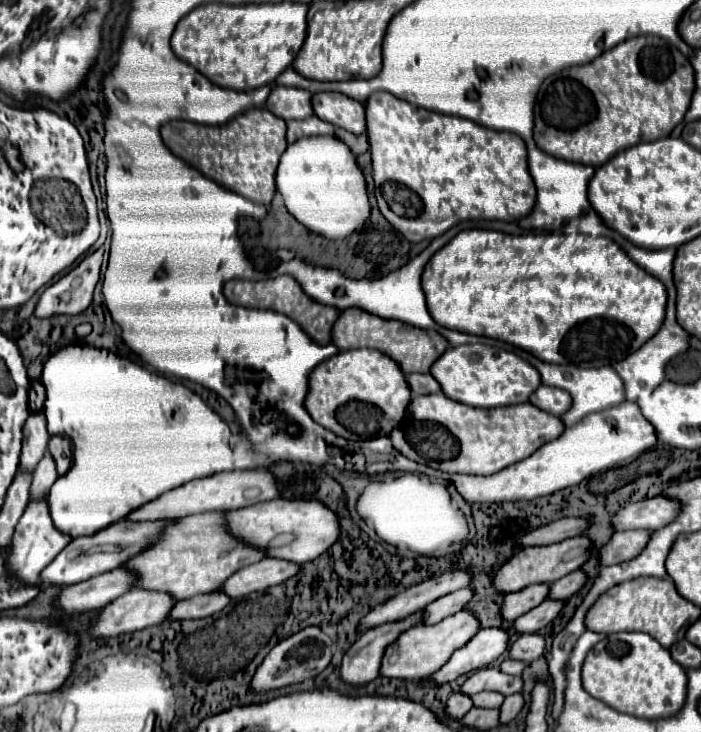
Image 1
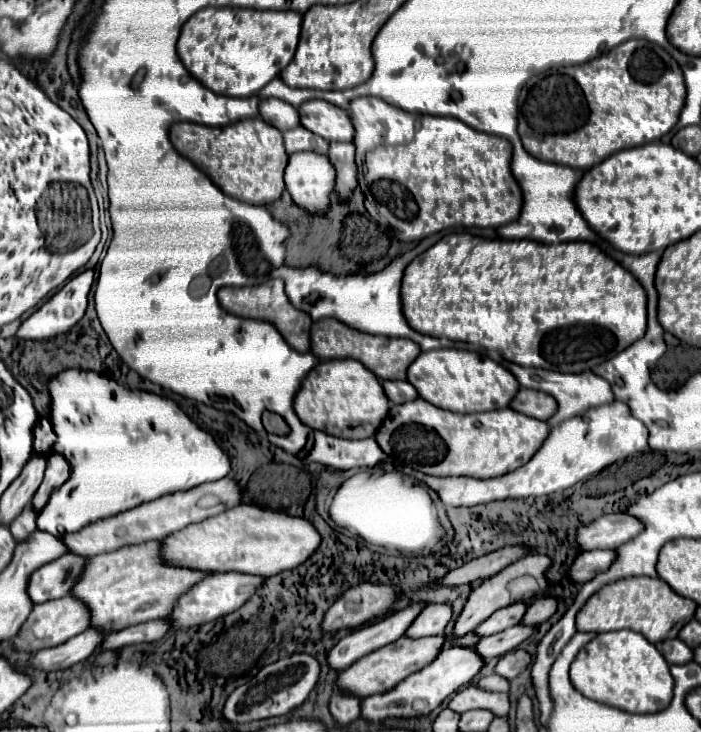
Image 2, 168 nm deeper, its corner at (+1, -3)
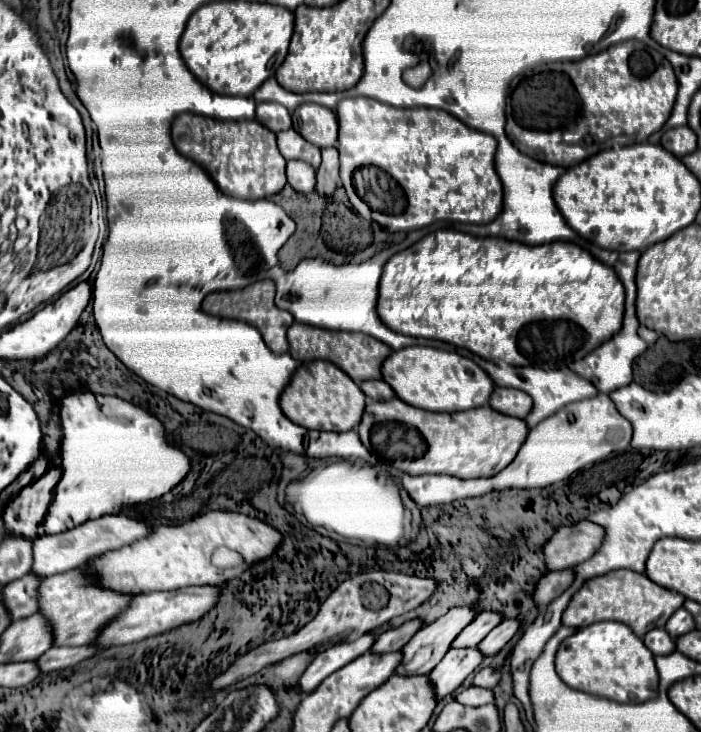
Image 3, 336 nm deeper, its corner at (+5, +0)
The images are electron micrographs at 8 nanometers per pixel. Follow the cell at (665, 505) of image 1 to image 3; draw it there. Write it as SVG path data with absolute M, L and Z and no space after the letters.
M579 521L569 527L559 527L545 543L545 563L549 571L575 567L589 557L605 539L605 529L591 521Z

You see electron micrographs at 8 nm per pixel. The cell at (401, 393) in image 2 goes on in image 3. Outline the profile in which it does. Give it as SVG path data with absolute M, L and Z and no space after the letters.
M379 379L379 381L363 381L363 383L361 383L361 389L365 391L365 395L367 395L369 399L385 401L385 399L397 397L395 391L389 389L389 385L387 385L383 379Z

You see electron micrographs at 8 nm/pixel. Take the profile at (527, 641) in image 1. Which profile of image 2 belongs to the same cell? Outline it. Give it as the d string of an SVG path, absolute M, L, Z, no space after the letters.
M511 650L509 654L501 656L501 660L495 666L495 674L507 678L509 682L519 676L527 666L531 664L531 656L525 650Z

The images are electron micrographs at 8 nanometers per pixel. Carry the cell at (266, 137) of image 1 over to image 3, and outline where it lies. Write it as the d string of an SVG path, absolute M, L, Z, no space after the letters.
M183 113L173 121L171 137L179 153L201 165L225 195L263 199L279 193L287 183L285 159L277 149L275 133L261 127L257 119L217 121L211 117Z

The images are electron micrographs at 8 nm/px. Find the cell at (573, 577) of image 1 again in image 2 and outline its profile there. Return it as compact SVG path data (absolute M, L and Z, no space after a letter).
M539 598L527 608L521 624L523 626L539 626L547 618L551 618L555 614L555 610L557 610L557 602L553 602L553 598Z

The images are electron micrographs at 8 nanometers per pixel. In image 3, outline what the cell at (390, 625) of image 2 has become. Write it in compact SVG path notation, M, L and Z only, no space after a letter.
M365 633L357 637L355 641L339 641L323 651L319 651L313 659L313 663L307 667L303 677L299 679L299 685L303 691L313 691L325 677L335 673L337 669L345 667L365 651L369 651L375 643L375 633Z

